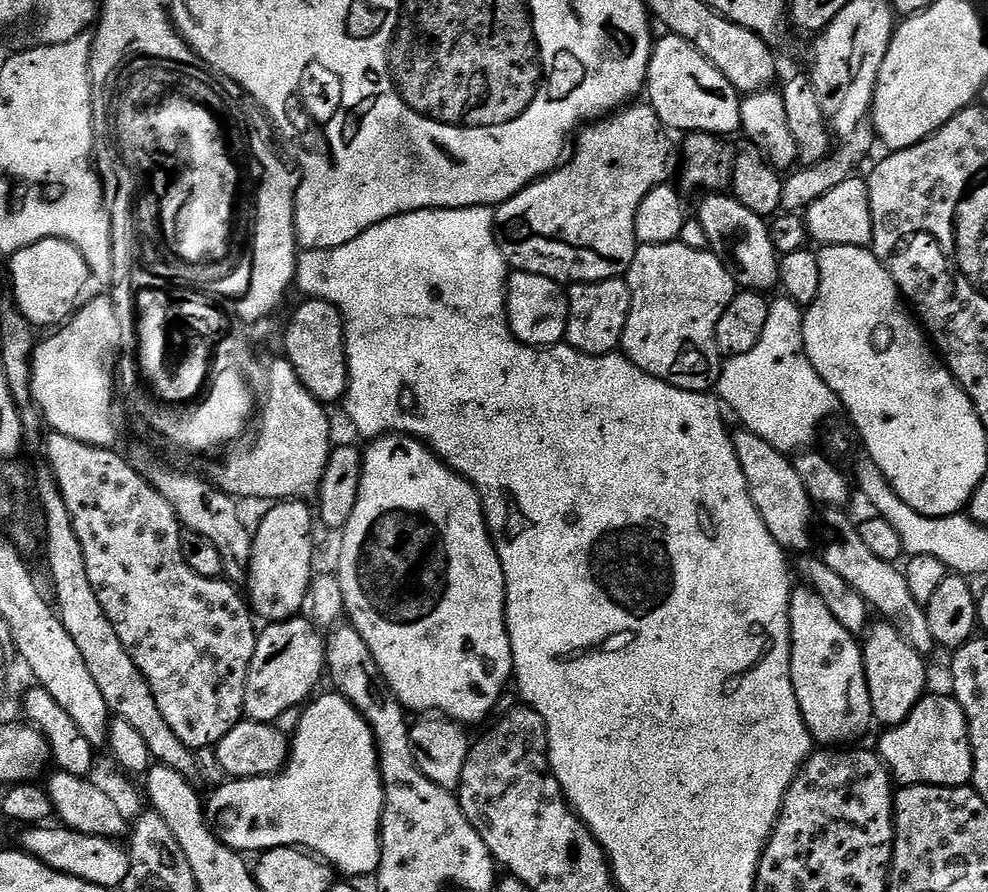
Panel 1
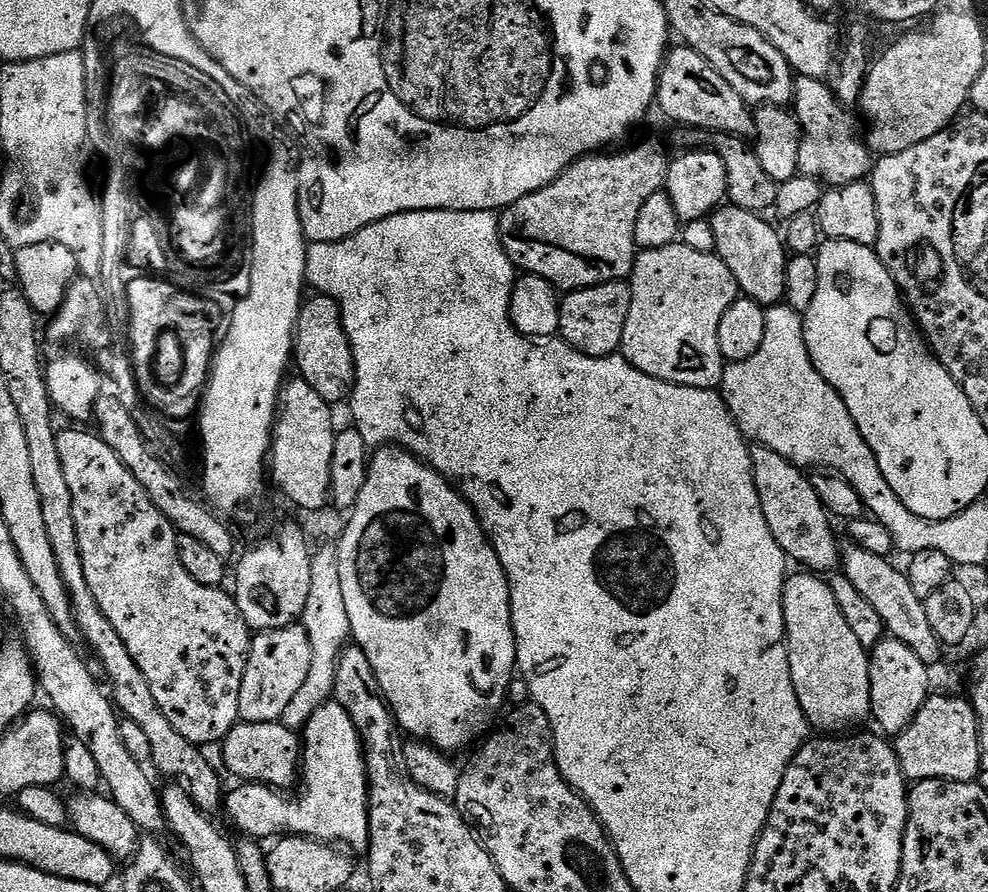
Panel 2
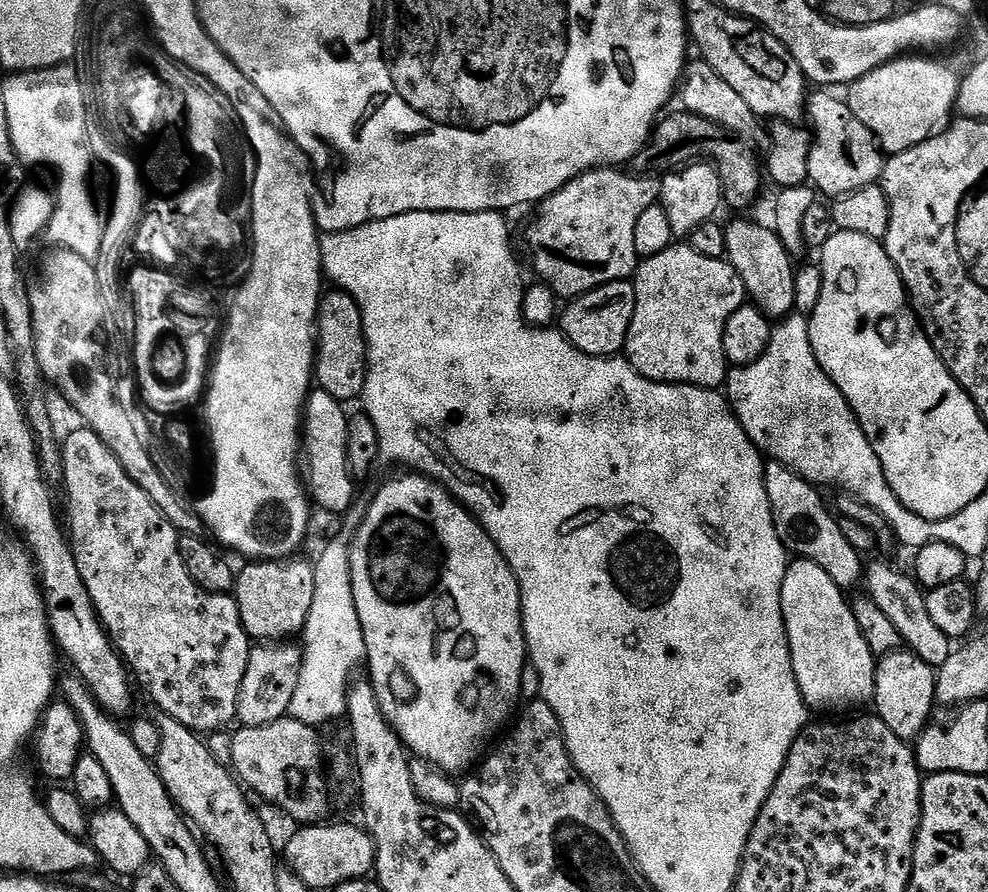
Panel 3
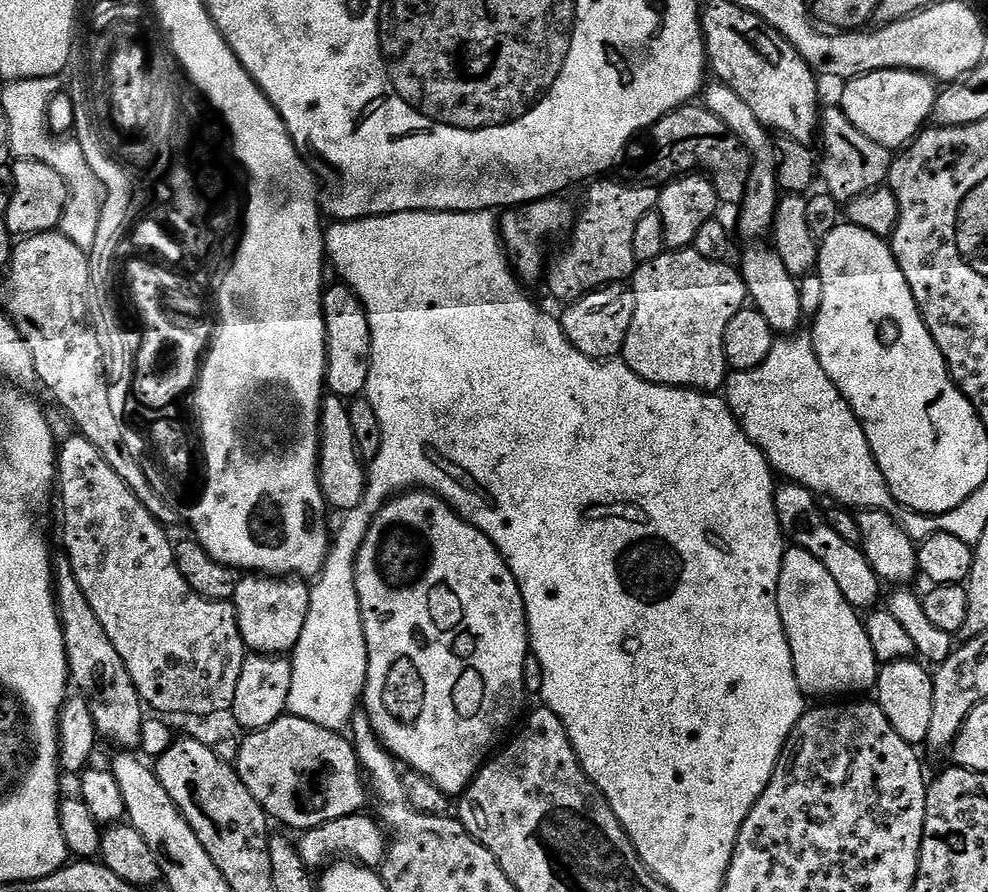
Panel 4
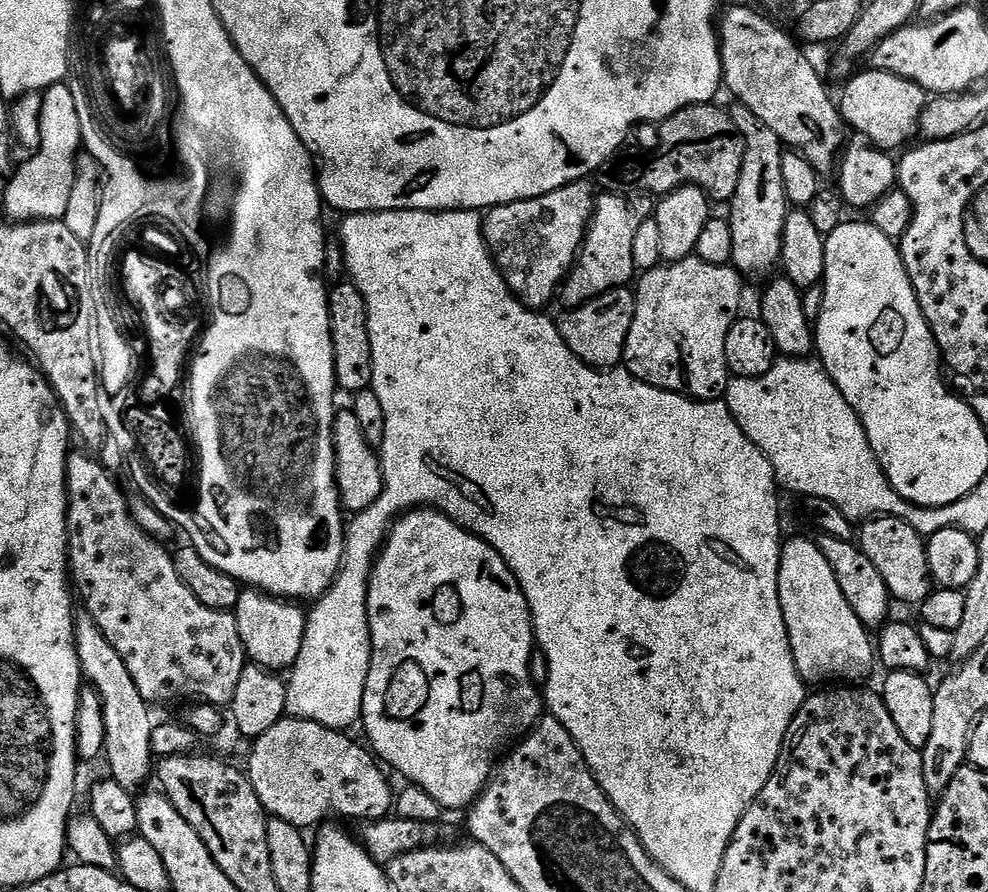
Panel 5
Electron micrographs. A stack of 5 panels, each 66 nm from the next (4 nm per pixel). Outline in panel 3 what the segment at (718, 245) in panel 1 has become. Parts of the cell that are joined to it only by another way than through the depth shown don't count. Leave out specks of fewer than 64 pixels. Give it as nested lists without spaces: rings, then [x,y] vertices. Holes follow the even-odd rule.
[[[736,220],[725,227],[728,263],[734,266],[738,278],[742,278],[744,291],[751,303],[764,311],[769,318],[783,318],[794,312],[794,257],[782,246],[778,234],[771,227],[763,228],[752,220]]]

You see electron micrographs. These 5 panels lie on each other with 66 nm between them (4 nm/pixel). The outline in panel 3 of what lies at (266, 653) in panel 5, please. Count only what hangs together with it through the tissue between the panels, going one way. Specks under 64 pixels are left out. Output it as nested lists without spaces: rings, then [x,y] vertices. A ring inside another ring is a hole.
[[[300,559],[257,560],[245,563],[245,568],[236,572],[234,599],[240,611],[242,626],[253,641],[288,642],[303,633],[306,618],[310,618],[310,605],[314,602],[314,574],[316,570],[309,561],[307,564],[306,561]]]

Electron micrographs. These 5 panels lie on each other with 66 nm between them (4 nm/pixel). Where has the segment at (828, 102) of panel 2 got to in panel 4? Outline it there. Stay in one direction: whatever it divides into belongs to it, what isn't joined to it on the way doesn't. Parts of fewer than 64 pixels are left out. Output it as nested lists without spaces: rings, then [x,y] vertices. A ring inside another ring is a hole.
[[[840,107],[823,109],[822,140],[823,136],[824,149],[818,152],[818,176],[821,181],[824,179],[822,188],[828,195],[847,202],[881,187],[887,181],[888,169],[893,162],[889,149],[866,138],[866,134],[862,134],[862,130],[858,130],[858,126],[854,126],[850,118],[846,118]]]

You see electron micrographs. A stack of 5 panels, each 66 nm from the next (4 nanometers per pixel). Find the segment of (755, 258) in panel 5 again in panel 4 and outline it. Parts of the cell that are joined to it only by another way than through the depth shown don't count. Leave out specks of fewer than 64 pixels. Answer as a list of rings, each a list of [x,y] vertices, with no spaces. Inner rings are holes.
[[[712,82],[703,89],[703,107],[709,108],[739,140],[744,143],[745,149],[750,153],[750,163],[748,165],[748,181],[744,190],[744,198],[738,205],[740,211],[740,232],[748,239],[748,242],[756,242],[767,237],[772,230],[772,223],[776,217],[776,207],[782,195],[776,187],[776,149],[777,145],[772,144],[773,133],[764,127],[758,118],[754,118],[754,110],[730,90],[730,86],[719,82]],[[712,84],[712,85],[711,85]],[[764,236],[764,237],[760,237]]]

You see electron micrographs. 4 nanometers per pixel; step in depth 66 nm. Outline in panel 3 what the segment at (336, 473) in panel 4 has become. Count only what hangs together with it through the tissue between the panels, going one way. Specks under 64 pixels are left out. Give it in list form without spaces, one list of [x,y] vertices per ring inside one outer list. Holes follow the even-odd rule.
[[[319,390],[309,391],[304,402],[302,417],[302,483],[310,497],[311,503],[328,512],[343,514],[352,507],[357,499],[354,478],[345,466],[346,430],[348,429],[349,413],[344,412],[345,405],[334,399],[330,394]]]

